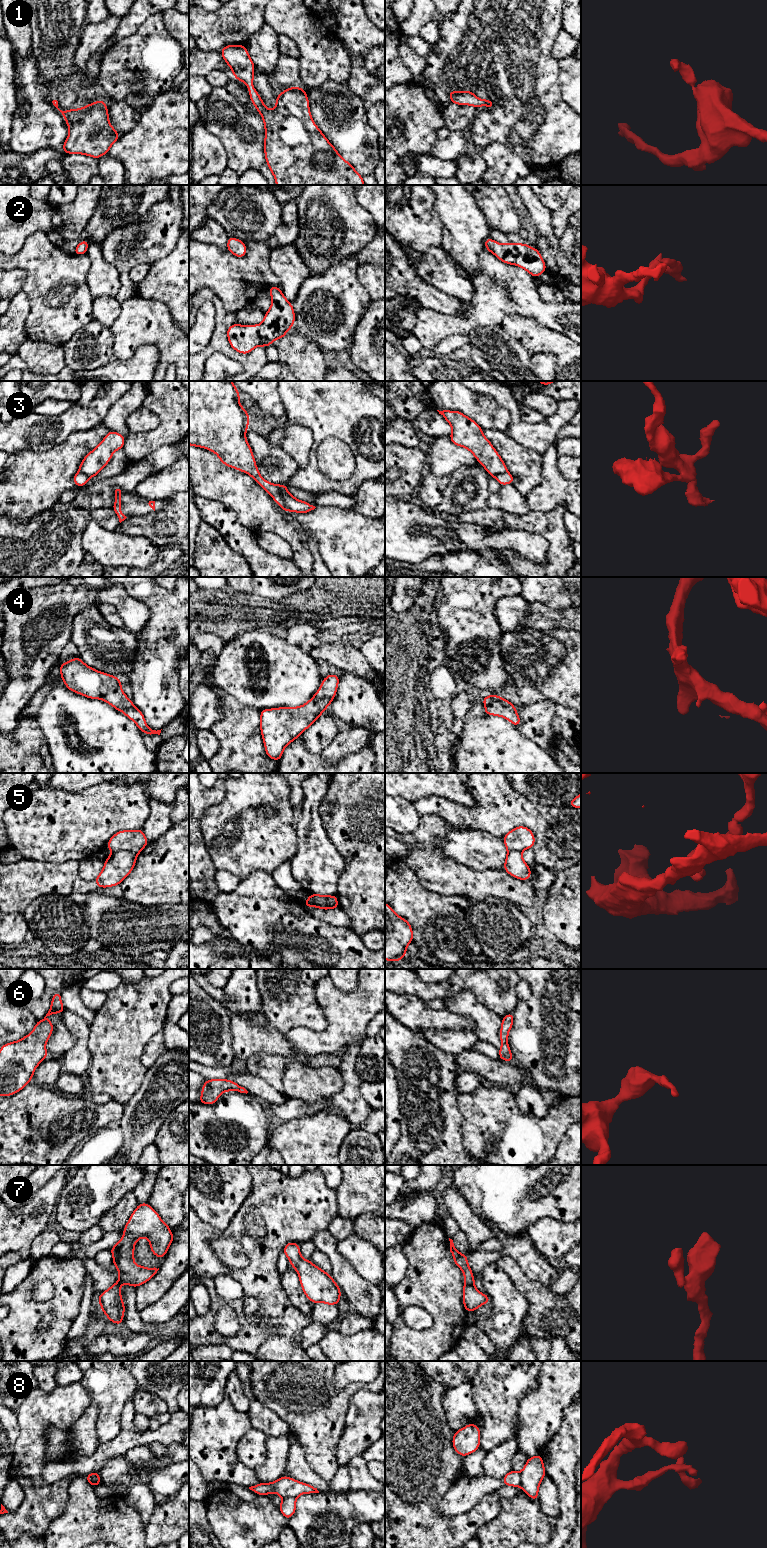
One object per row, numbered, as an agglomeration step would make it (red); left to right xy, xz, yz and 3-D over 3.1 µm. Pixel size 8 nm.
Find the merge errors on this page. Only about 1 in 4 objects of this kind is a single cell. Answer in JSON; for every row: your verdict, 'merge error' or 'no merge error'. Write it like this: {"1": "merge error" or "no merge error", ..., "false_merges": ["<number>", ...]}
{"1": "no merge error", "2": "no merge error", "3": "merge error", "4": "no merge error", "5": "merge error", "6": "no merge error", "7": "no merge error", "8": "merge error", "false_merges": ["3", "5", "8"]}

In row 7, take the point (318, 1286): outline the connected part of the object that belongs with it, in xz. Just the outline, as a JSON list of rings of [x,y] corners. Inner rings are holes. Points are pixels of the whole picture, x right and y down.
[[[287,1243],[283,1253],[298,1273],[302,1290],[313,1304],[323,1302],[327,1305],[337,1305],[339,1303],[341,1298],[339,1286],[330,1273],[326,1273],[310,1260],[301,1257],[298,1243]]]

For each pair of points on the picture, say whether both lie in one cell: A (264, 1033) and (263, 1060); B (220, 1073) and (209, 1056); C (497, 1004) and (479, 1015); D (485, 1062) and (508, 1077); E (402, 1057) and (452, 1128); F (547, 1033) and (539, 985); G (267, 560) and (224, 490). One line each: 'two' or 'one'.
A: two
B: two
C: two
D: one
E: one
F: one
G: two

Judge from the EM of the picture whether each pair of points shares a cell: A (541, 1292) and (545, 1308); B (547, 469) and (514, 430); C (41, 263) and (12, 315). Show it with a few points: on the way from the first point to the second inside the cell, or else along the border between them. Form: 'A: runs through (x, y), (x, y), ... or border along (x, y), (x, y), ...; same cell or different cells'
A: runs through (541, 1296), (544, 1304); same cell
B: border along (554, 441), (542, 453); different cells
C: border along (22, 290), (28, 298), (28, 316); different cells

